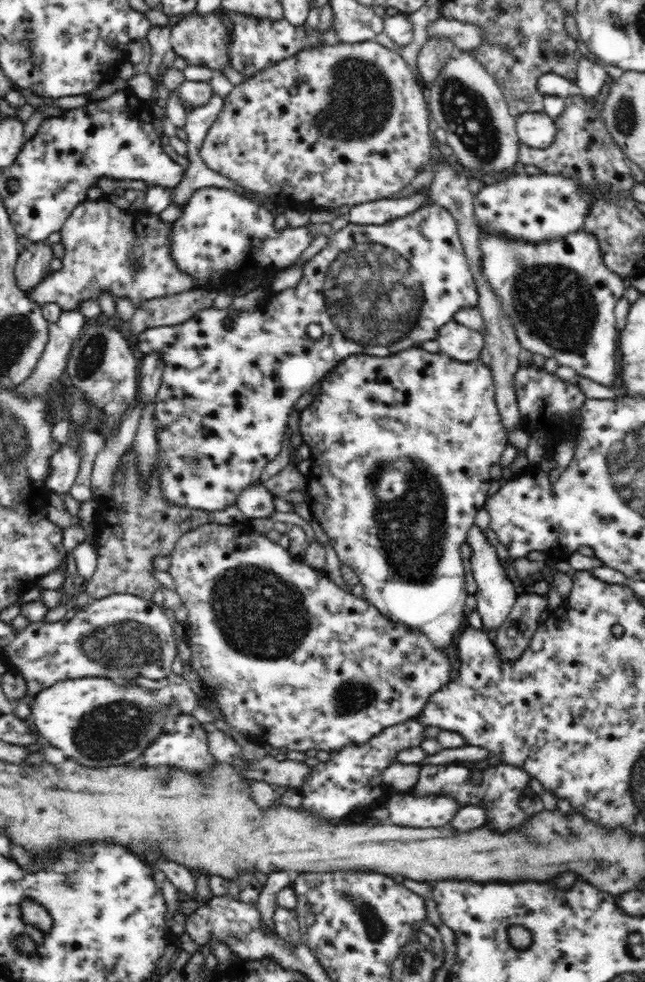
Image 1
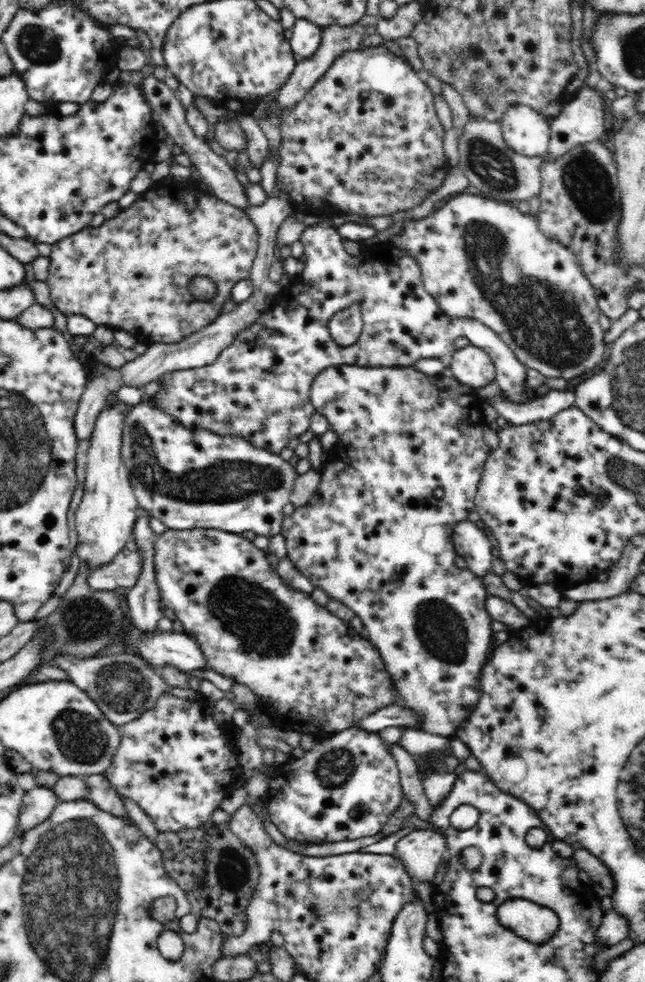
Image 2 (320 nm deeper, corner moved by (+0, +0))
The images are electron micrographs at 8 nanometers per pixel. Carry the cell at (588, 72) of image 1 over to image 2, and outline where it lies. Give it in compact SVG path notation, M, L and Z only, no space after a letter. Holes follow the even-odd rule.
M586 84L574 95L574 98L562 108L560 115L549 121L552 136L548 152L543 156L547 160L556 160L570 153L575 147L600 139L609 126L607 118L609 103L604 100L601 93Z

